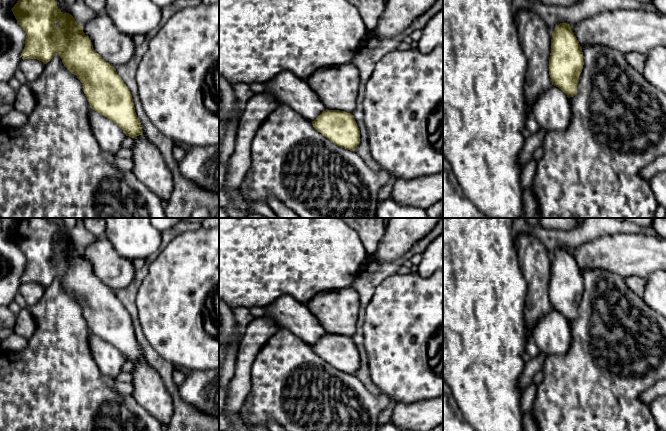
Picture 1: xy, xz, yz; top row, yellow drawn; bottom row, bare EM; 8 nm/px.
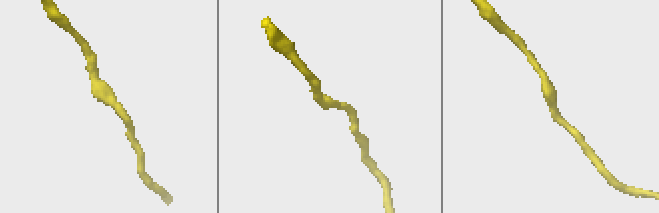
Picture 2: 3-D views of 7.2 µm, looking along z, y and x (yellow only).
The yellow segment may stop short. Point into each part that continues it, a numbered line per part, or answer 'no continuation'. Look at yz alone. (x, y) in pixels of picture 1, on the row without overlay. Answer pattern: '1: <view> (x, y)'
1: yz (552, 335)

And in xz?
1: xz (288, 313)

